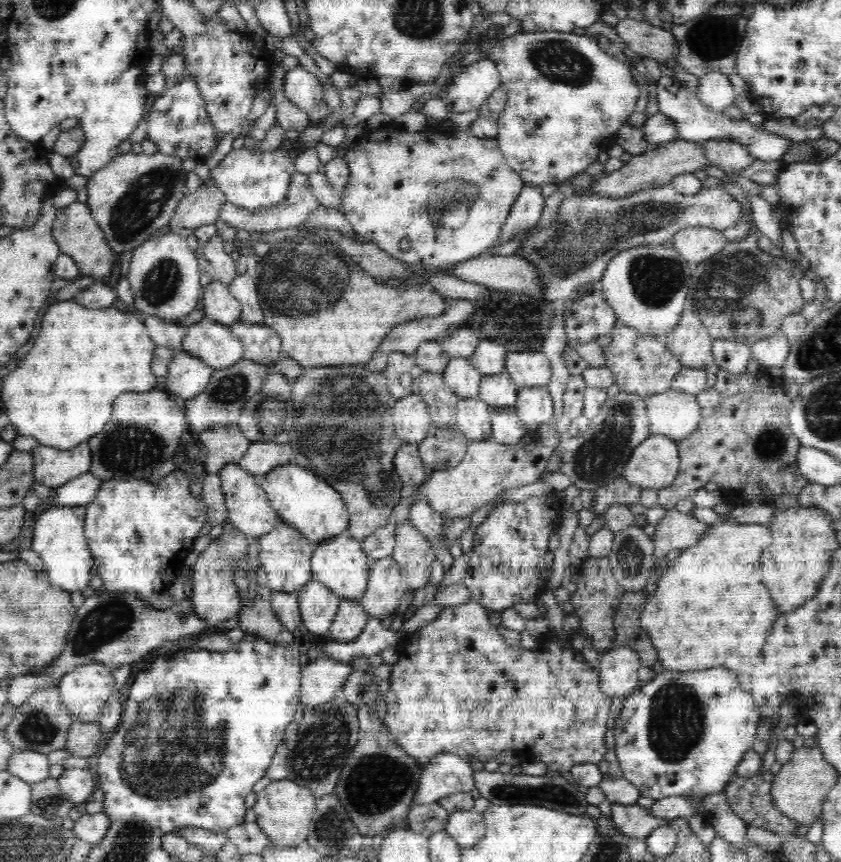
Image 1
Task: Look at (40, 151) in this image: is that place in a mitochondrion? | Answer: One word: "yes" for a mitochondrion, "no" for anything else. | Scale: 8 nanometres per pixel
no

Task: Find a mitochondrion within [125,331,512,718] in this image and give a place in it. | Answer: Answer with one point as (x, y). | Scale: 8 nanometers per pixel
(352, 412)

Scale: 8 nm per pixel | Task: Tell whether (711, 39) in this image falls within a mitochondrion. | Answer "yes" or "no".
yes

